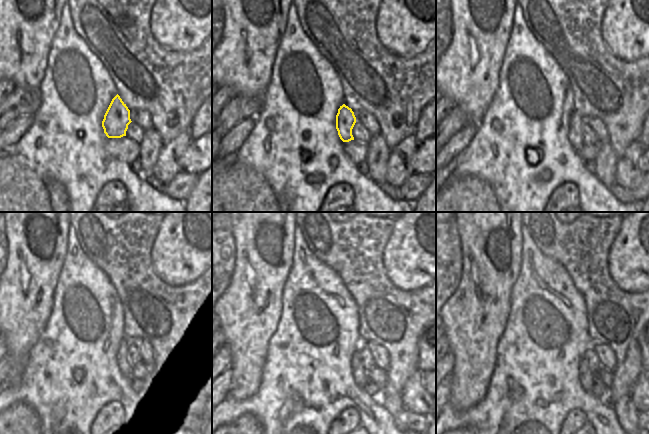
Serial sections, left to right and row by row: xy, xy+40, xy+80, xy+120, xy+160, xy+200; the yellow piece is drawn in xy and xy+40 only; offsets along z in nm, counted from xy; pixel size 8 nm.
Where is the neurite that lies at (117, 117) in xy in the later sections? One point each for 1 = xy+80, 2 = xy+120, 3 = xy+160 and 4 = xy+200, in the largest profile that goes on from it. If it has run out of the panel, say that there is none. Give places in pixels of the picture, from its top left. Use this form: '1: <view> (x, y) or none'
1: xy+80 (574, 136)
2: xy+120 (126, 367)
3: xy+160 (360, 373)
4: xy+200 (586, 374)

